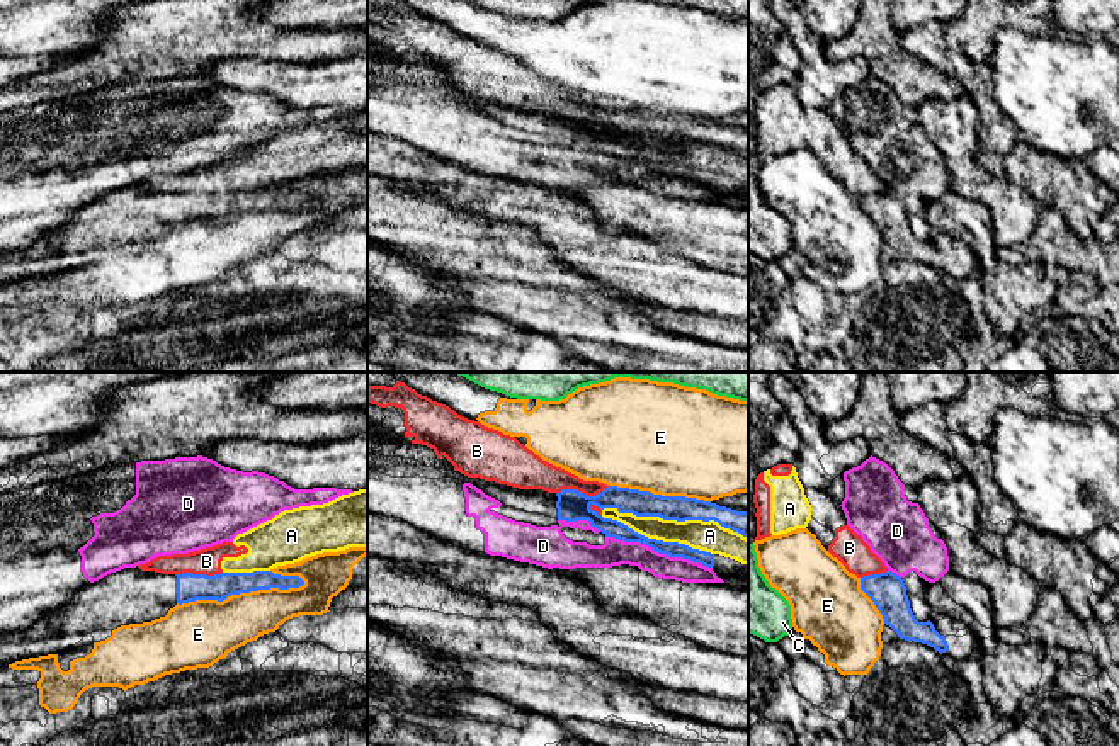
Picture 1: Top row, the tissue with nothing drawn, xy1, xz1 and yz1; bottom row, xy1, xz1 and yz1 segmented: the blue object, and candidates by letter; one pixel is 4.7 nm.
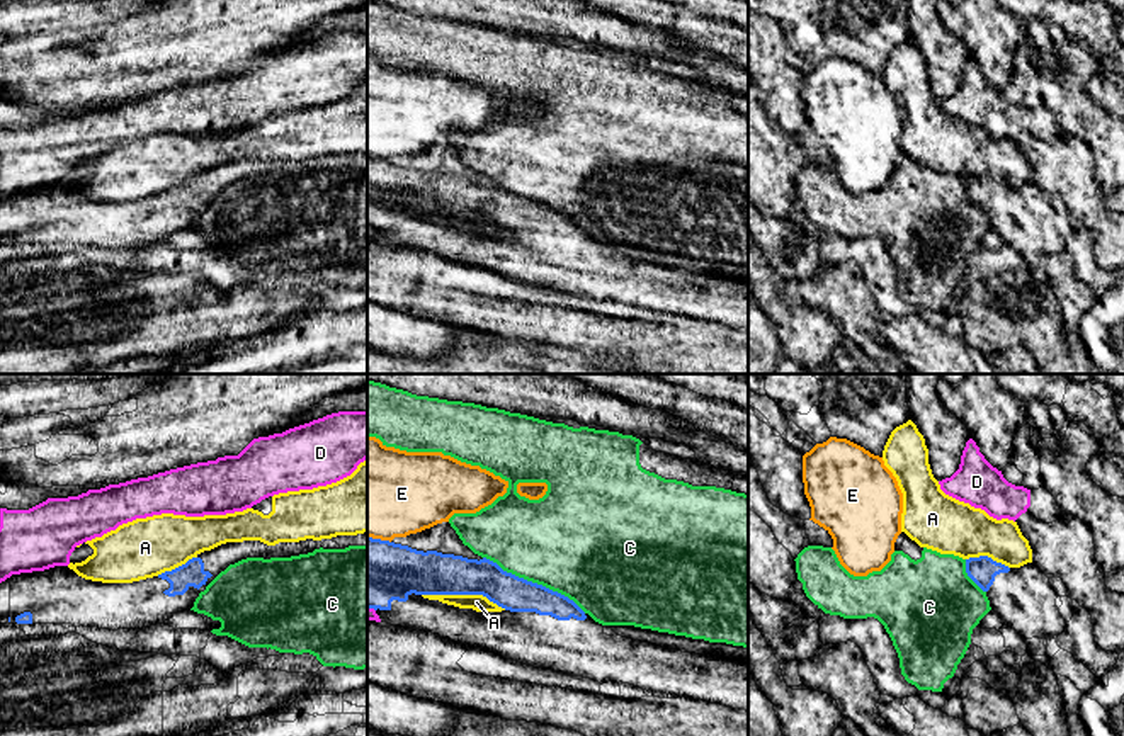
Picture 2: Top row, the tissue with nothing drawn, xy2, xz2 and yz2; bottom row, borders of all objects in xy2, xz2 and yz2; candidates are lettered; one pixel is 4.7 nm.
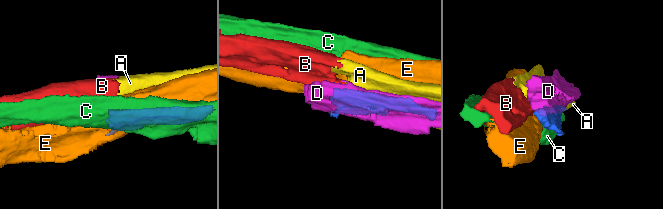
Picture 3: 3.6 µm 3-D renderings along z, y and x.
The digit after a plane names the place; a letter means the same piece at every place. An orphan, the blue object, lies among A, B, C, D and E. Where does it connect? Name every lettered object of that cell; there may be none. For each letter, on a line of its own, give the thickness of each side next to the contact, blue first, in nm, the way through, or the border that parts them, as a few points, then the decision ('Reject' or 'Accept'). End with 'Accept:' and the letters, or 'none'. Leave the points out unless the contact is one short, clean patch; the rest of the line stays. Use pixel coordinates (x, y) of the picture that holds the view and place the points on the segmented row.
A: Thickness 130 nm (blue) against 140 nm. Reject
B: Thickness 150 nm (blue) against 150 nm. Boundary: xz1 (607, 486), (594, 495), (575, 490), (562, 490), (556, 495). Reject
C: Thickness 170 nm (blue) against 480 nm. Reject
D: Thickness 130 nm (blue) against 130 nm. Reject
E: Thickness 130 nm (blue) against 300 nm. Reject
Accept: none

